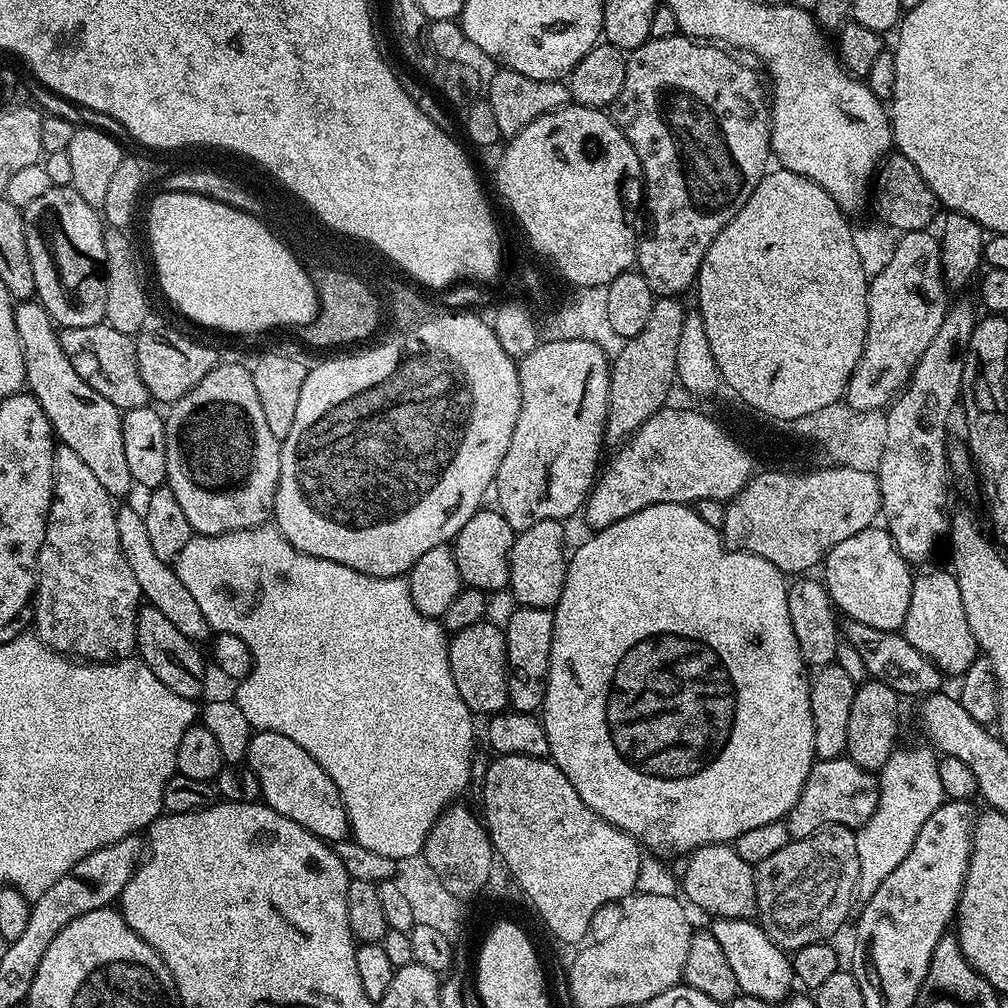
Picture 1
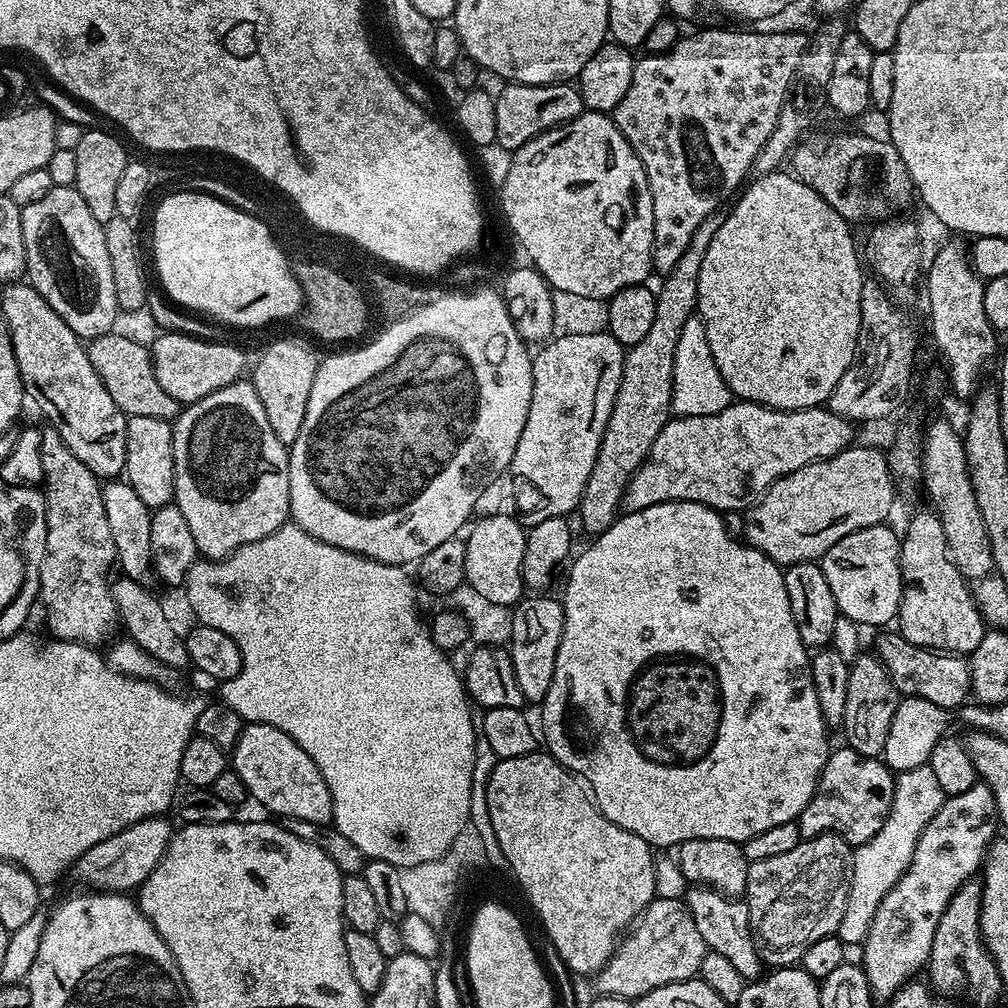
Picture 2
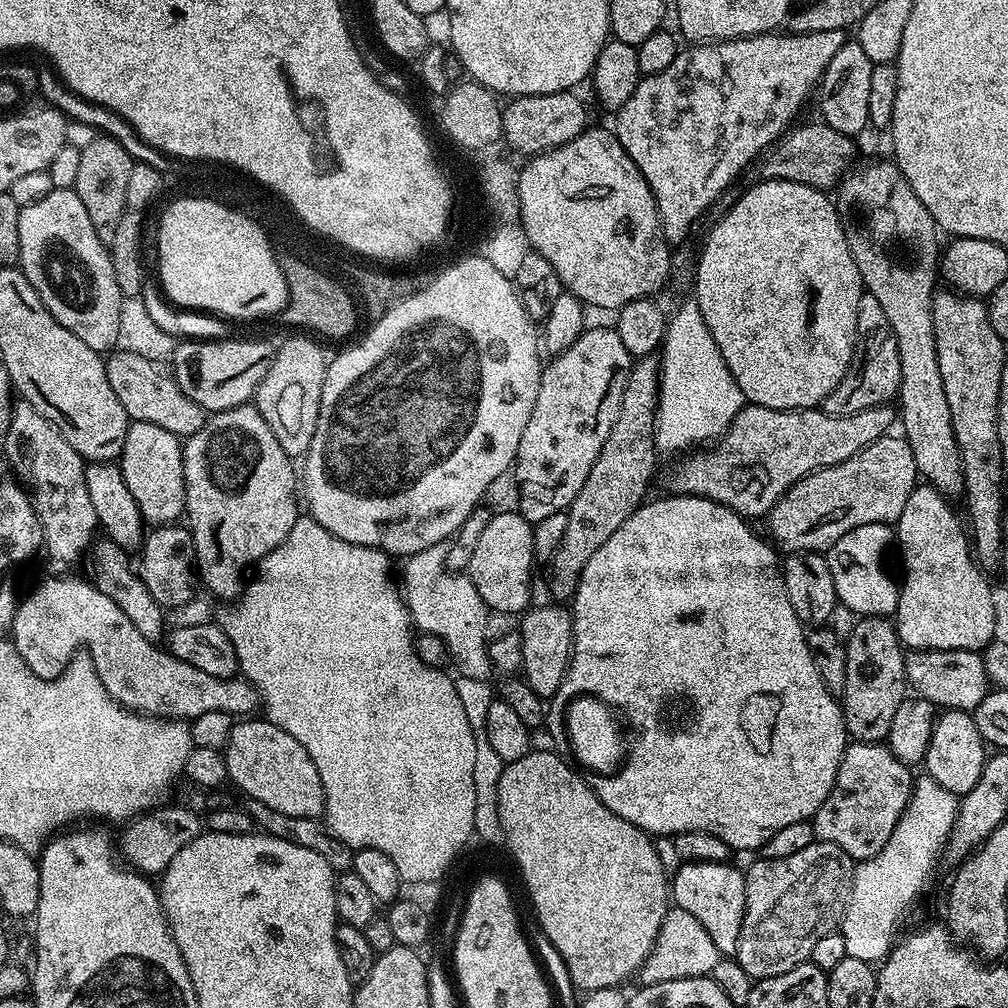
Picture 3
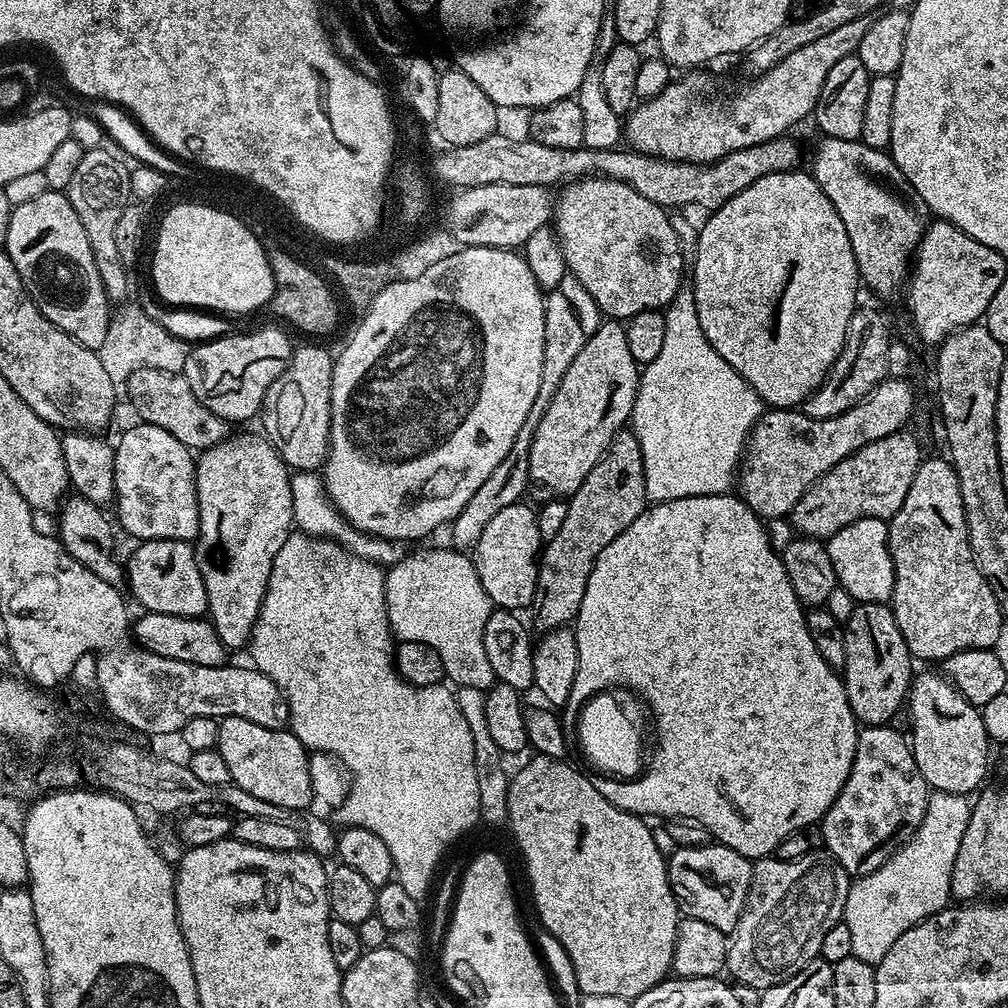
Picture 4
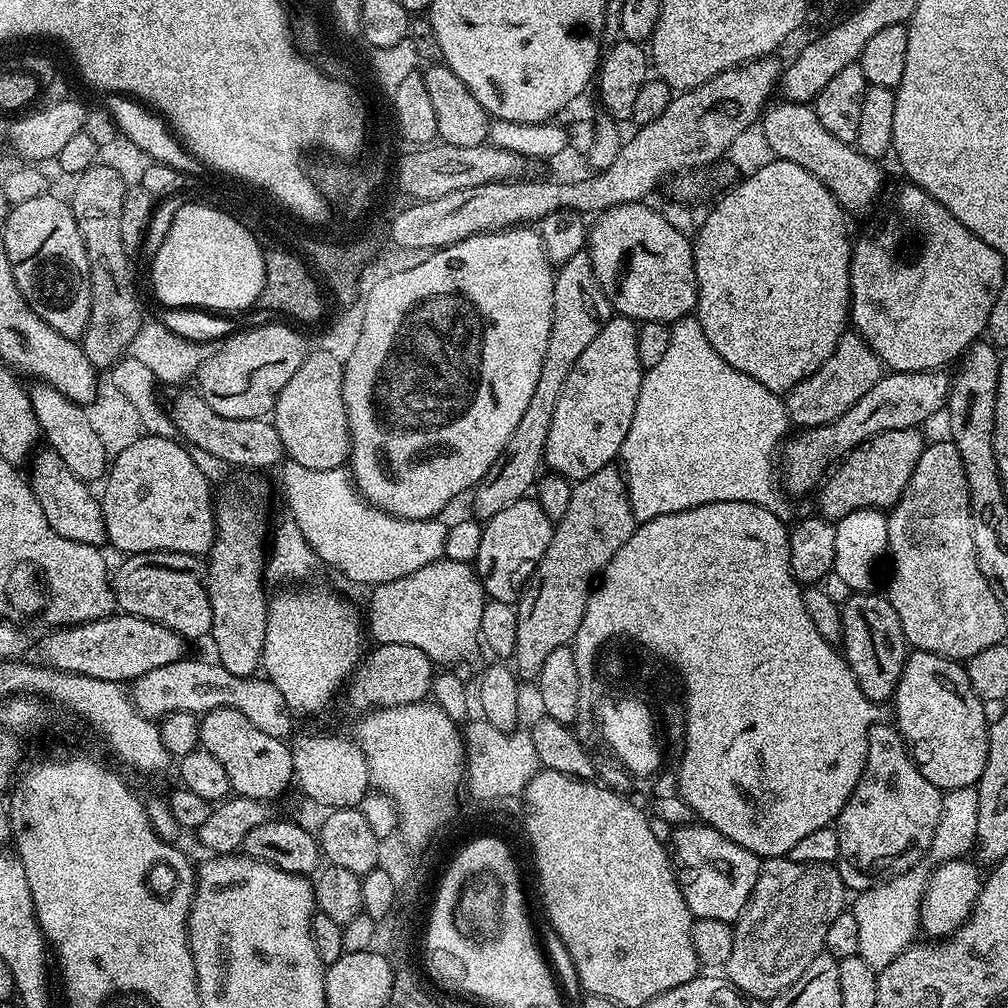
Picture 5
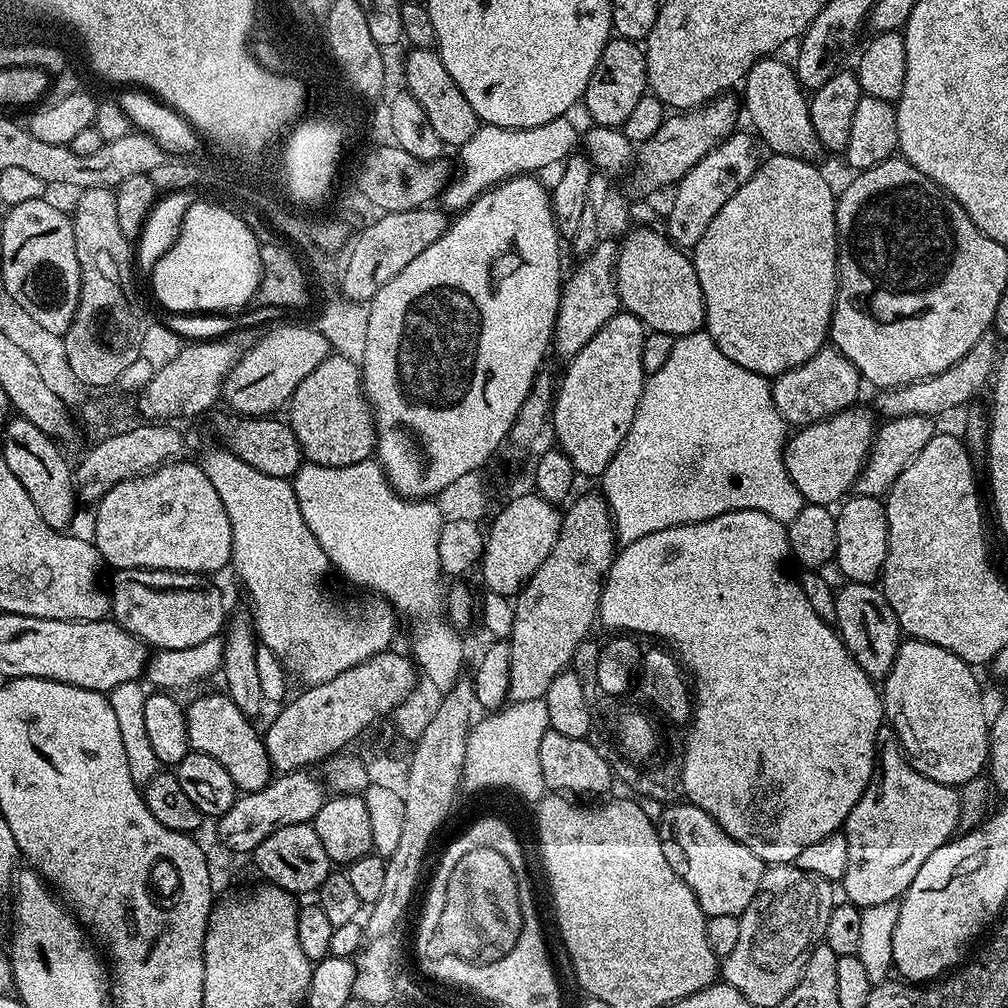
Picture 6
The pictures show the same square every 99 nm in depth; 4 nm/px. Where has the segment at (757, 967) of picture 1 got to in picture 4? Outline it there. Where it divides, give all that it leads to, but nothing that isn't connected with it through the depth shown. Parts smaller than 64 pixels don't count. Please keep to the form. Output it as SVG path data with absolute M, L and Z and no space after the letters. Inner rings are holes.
M713 842L693 848L677 847L667 857L666 863L668 881L681 913L687 919L707 922L709 926L731 934L736 929L748 897L753 861L738 854L738 850L730 850L724 844Z

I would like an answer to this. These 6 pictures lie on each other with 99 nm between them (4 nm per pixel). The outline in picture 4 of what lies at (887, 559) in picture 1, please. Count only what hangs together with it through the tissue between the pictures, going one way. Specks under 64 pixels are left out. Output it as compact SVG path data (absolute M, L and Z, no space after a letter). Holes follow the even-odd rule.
M861 518L850 522L850 526L842 526L838 534L828 537L826 547L837 585L853 596L857 604L888 604L891 601L896 571L888 549L887 520Z

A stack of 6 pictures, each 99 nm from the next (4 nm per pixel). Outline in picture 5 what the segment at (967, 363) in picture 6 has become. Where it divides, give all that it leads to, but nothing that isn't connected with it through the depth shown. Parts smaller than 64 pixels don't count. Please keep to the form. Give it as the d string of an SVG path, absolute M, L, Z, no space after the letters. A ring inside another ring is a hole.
M944 370L889 371L881 375L878 383L870 386L870 390L866 390L866 394L858 398L858 402L854 402L854 406L850 406L850 410L846 410L842 418L832 424L824 424L821 428L809 428L796 434L800 436L793 435L782 448L782 487L785 493L792 498L806 495L812 487L815 489L821 483L833 461L847 456L859 444L886 430L906 430L924 426L939 408L941 411L947 405L950 376L946 373Z

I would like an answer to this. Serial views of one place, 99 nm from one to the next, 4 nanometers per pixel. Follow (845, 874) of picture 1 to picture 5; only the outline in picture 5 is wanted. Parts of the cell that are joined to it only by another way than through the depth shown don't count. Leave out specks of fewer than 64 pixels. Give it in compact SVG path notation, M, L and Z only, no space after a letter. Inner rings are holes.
M787 858L765 859L760 865L760 873L744 913L734 924L734 950L730 950L726 978L748 998L769 1001L786 990L798 979L802 970L814 962L816 955L824 951L826 929L840 912L845 911L844 895L846 889L835 864L807 864Z

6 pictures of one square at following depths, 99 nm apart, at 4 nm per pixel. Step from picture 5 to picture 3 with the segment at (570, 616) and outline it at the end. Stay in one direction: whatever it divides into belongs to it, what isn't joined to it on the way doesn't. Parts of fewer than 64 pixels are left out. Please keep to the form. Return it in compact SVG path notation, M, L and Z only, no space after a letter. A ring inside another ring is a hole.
M655 355L639 357L628 372L626 390L622 390L622 402L618 406L618 418L614 418L614 426L610 426L606 446L602 446L602 454L594 458L594 466L590 466L590 474L586 482L582 482L582 490L578 490L574 502L566 509L566 534L562 534L554 550L550 561L552 569L548 572L548 588L552 591L553 601L571 601L576 595L586 562L590 562L590 557L602 547L602 542L606 542L606 538L610 538L610 534L614 534L614 530L618 530L618 526L622 526L622 522L626 522L626 518L645 503L658 459L654 422L659 393L659 359Z

